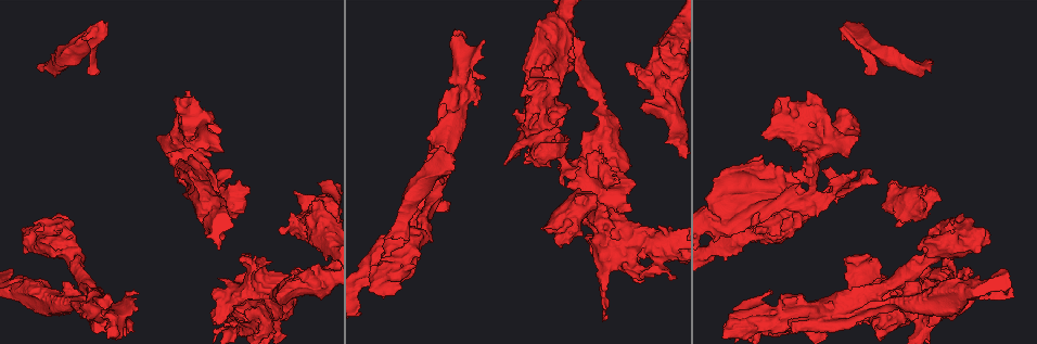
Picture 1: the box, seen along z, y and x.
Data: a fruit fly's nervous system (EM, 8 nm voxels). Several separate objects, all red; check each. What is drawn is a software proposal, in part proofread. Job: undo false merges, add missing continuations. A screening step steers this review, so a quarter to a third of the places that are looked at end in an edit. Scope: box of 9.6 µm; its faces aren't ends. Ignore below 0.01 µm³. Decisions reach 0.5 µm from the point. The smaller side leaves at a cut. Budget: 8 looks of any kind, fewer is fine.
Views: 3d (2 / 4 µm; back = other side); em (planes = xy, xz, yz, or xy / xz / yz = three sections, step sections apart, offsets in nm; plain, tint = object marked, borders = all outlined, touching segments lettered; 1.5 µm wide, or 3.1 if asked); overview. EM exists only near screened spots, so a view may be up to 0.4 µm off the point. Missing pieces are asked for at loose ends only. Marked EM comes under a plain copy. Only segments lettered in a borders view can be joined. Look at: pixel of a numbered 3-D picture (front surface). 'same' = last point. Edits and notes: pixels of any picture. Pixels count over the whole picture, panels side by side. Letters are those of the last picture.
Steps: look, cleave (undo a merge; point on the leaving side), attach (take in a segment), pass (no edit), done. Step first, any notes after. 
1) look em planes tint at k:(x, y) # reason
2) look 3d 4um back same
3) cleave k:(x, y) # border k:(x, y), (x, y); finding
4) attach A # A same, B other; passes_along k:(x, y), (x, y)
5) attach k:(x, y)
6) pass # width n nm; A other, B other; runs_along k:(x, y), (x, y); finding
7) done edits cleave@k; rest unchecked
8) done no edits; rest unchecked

look 3d 4um at 1:(921, 198) # an open end

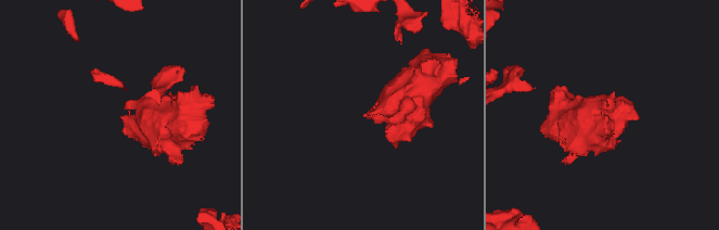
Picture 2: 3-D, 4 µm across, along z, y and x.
look em xy step 8 tint at 2:(607, 108) # need the tissue

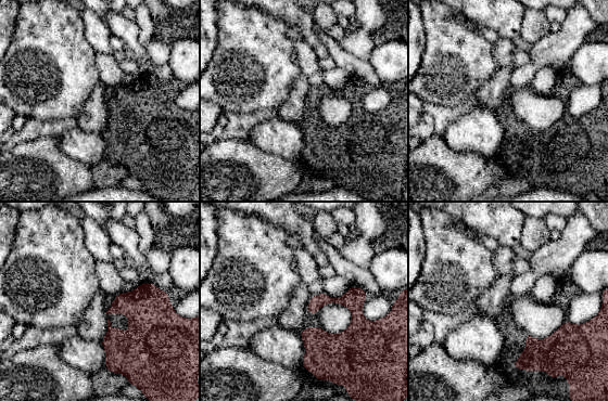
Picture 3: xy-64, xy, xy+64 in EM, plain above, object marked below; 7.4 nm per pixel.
look em planes borders same # cut it another way

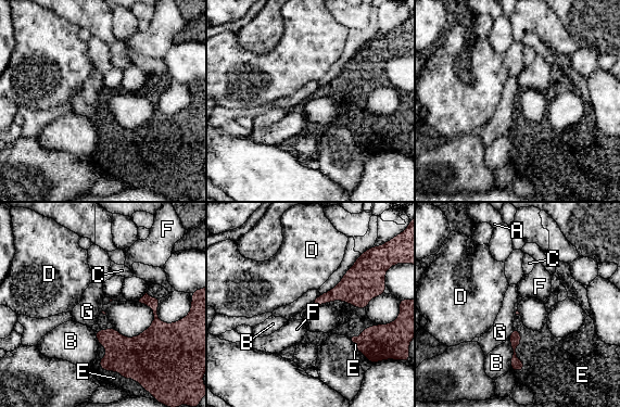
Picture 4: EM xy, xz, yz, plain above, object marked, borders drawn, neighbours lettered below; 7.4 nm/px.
pass # A other, B other, C other, D other, E other, F other, G other; border 4:(514, 328), (507, 340); none of them fits

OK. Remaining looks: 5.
look em yz step 4 borders at 1:(603, 145) # touches itself

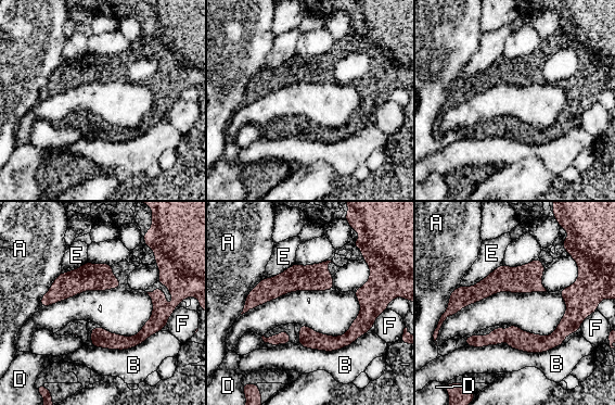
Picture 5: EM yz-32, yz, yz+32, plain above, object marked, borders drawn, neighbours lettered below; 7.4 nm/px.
pass # A other, B other, D other, E other, F other; border 5:(590, 314), (580, 326); one neuron here

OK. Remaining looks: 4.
look 3d 2um at 1:(756, 230) # branch stops here

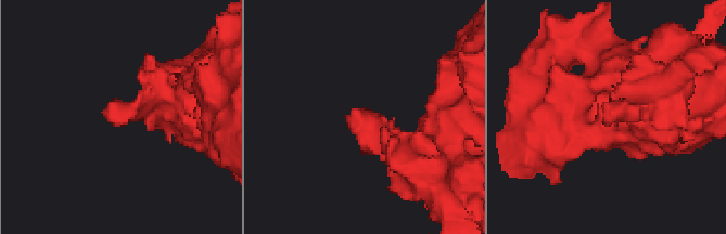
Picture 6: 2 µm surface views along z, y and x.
look em planes borders at 6:(609, 113) # need the tissue

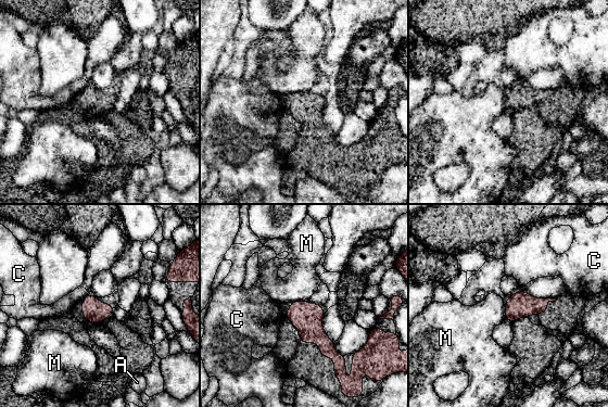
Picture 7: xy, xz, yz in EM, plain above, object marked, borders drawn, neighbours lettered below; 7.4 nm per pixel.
pass # A other, C other, M other; border 7:(304, 300), (291, 303); none of them fits

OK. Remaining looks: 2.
done no edits; rest unchecked

